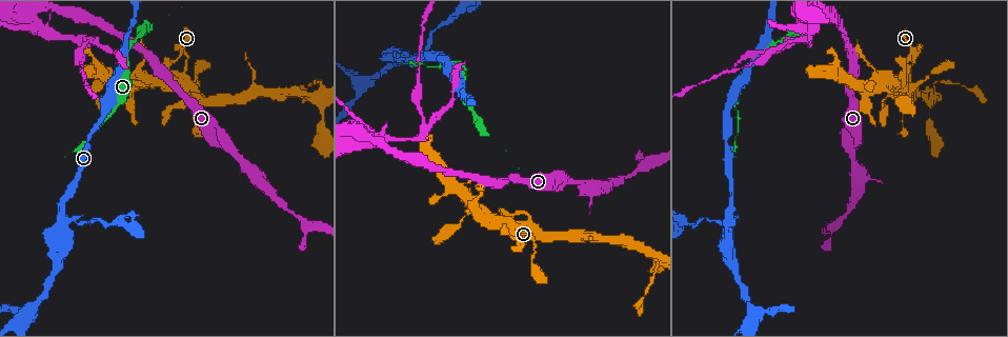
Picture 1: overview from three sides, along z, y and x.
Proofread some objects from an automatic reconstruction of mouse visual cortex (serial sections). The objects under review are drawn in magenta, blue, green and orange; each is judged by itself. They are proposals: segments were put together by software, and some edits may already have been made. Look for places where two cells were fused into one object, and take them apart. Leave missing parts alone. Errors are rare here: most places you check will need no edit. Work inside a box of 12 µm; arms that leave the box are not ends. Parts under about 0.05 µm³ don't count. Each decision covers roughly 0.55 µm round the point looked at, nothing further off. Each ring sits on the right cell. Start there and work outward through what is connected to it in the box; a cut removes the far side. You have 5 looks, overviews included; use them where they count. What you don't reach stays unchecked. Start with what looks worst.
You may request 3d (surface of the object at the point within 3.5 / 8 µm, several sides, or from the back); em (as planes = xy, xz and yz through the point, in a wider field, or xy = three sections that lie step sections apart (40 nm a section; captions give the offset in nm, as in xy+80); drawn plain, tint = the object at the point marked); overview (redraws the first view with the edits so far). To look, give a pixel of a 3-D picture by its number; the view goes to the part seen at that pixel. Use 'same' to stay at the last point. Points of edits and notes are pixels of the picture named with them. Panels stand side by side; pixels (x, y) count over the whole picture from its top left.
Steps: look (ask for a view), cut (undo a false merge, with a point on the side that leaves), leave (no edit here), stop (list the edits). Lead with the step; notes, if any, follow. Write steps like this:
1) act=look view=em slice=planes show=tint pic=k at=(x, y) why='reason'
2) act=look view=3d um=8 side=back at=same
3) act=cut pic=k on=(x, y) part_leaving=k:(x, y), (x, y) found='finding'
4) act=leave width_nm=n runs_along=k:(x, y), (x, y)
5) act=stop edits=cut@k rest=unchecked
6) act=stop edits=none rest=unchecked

act=look view=3d um=3.5 pic=1 at=(62, 219) why='four-way junction'

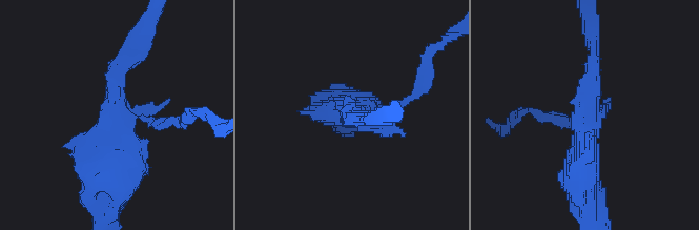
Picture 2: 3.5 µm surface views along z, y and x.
act=look view=em slice=xy step=2 show=tint pic=2 at=(584, 115)

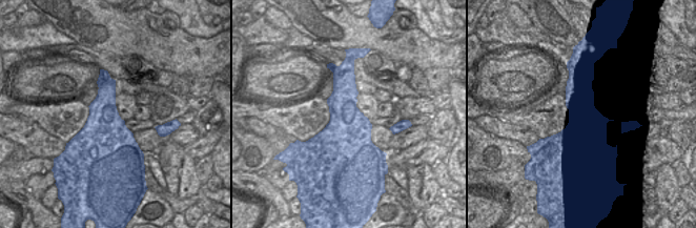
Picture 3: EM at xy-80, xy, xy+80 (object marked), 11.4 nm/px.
act=cut pic=2 on=(171, 120) width_nm=550 part_leaving=2:(140, 118), (182, 122), (202, 111) found='two cells meet here'

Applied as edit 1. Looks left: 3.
act=look view=overview why='redraw'

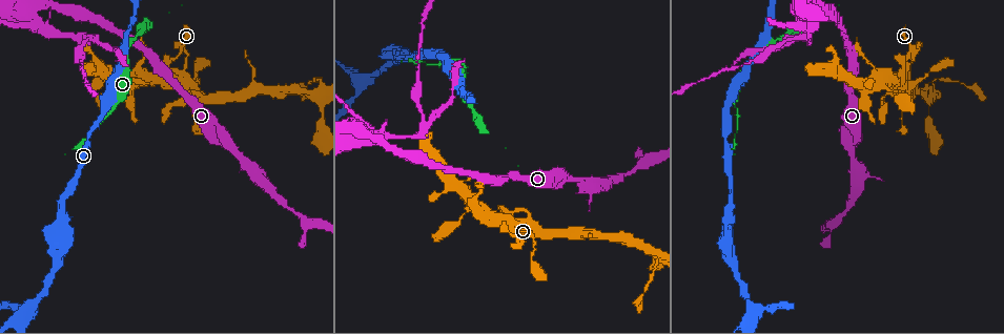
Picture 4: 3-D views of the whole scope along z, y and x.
act=look view=3d um=3.5 side=back pic=4 at=(530, 234) why='thin neck'

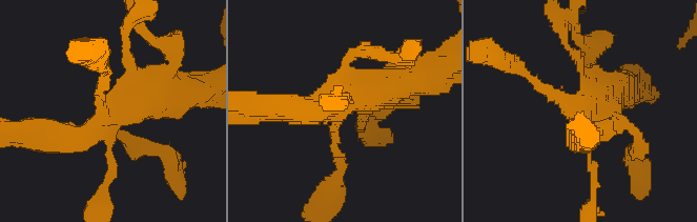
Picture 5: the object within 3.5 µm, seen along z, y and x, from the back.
act=look view=em slice=xy step=3 show=tint pic=5 at=(111, 118) why='shape alone is not enough'

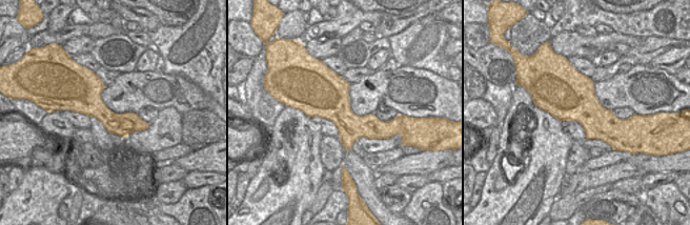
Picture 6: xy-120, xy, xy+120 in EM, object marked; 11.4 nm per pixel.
act=leave runs_along=5:(161, 77), (80, 139), (45, 136) found='continuous, no second cell'

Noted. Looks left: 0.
act=stop edits=cut@2 rest=unchecked

